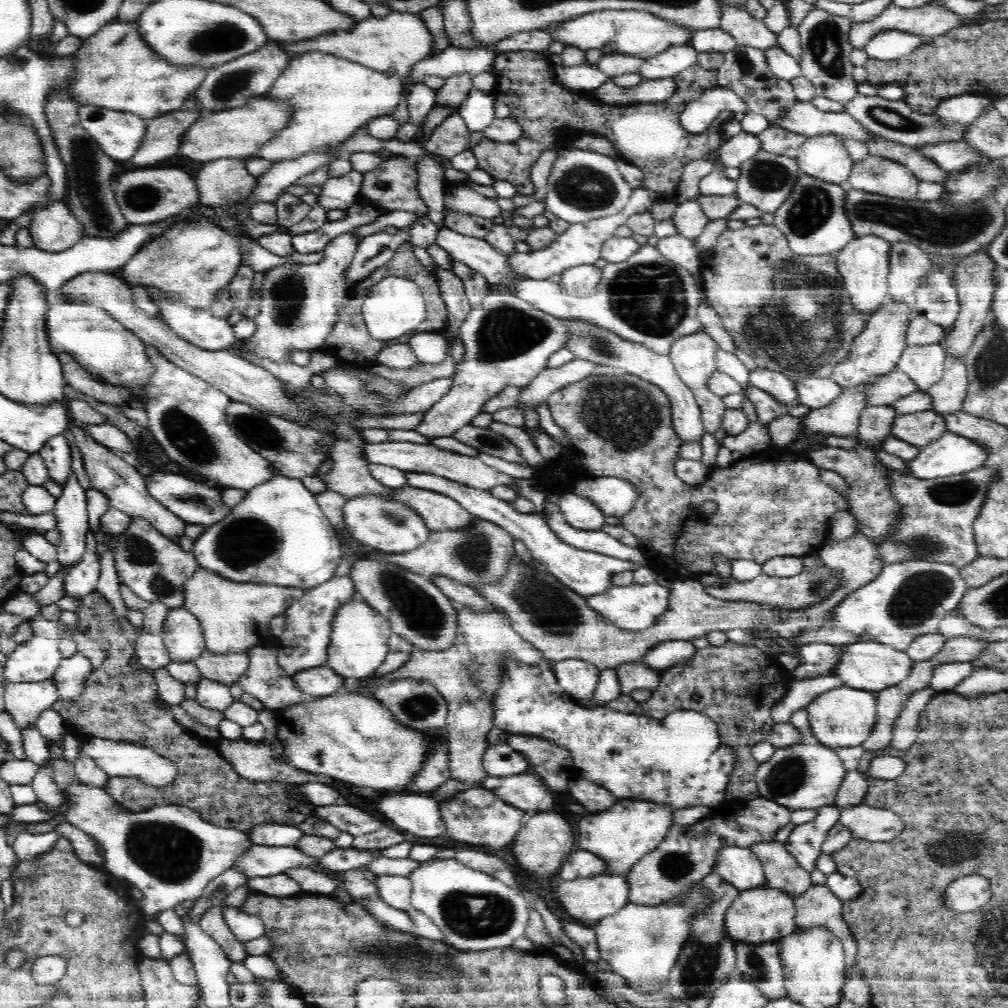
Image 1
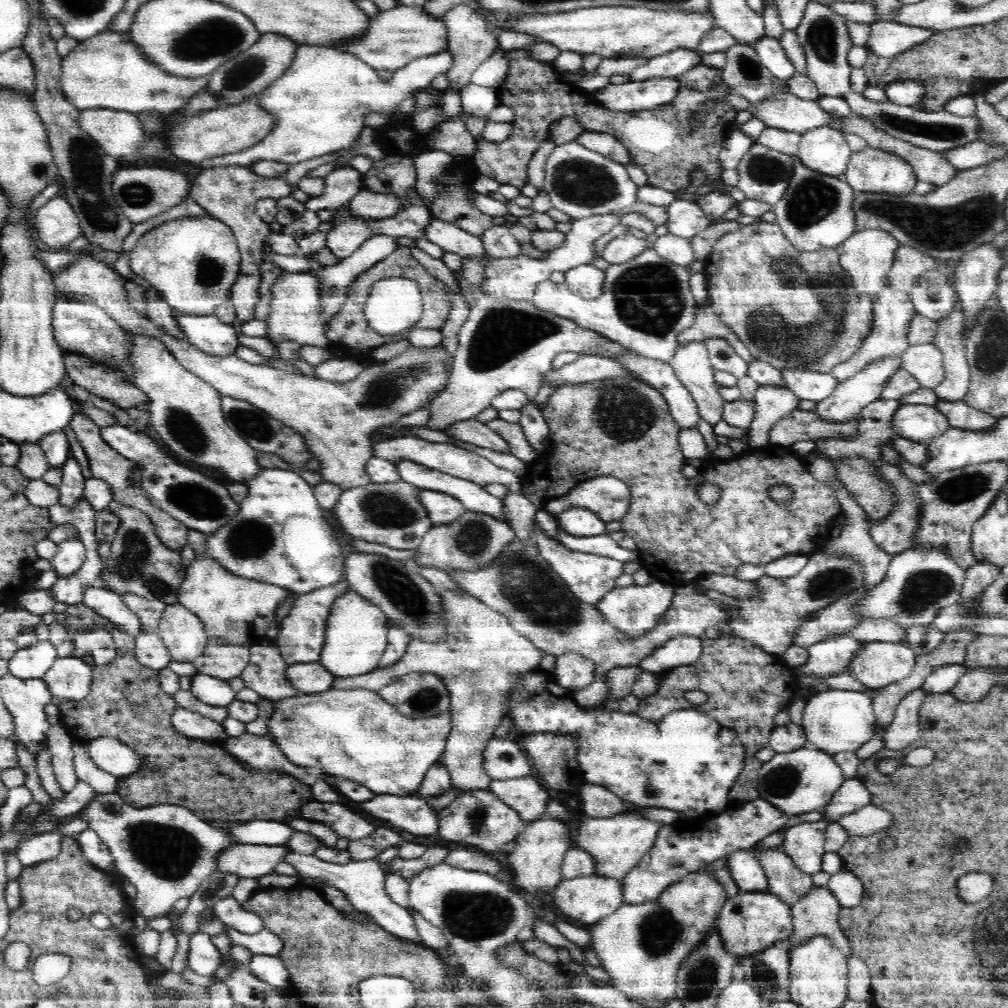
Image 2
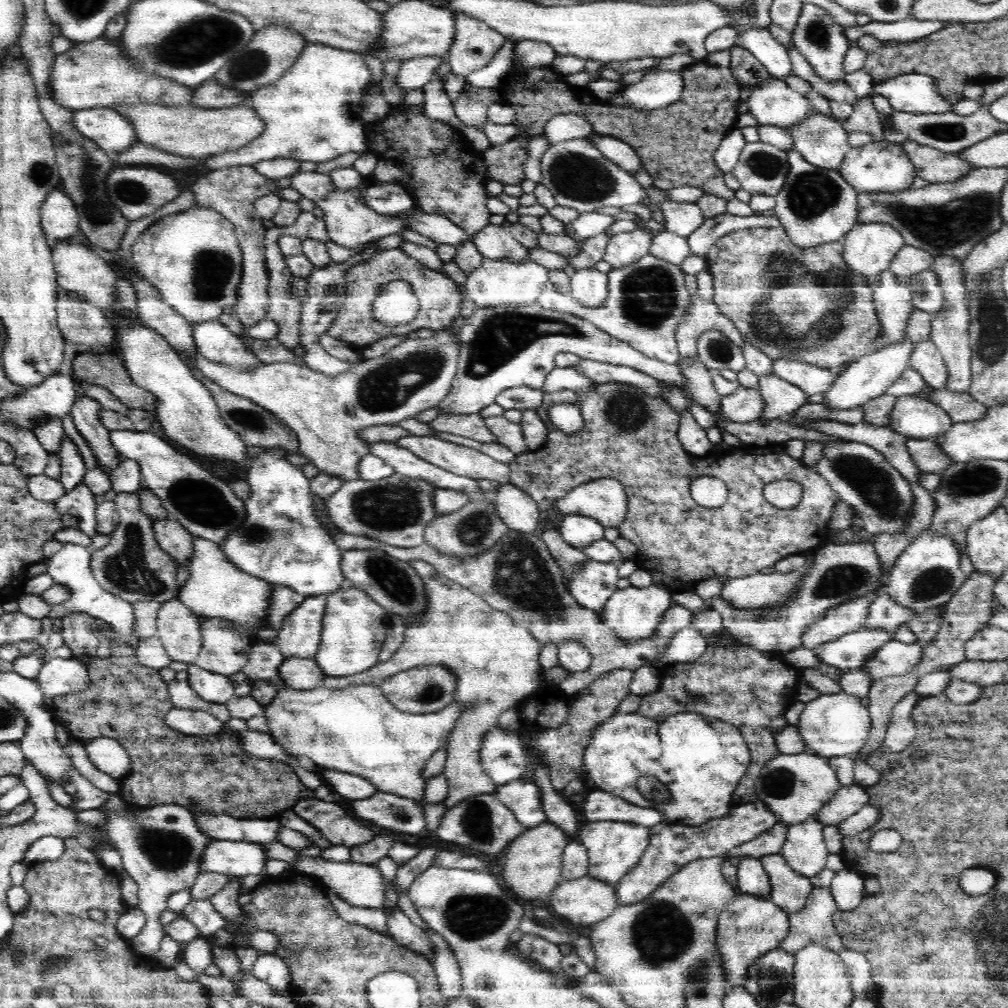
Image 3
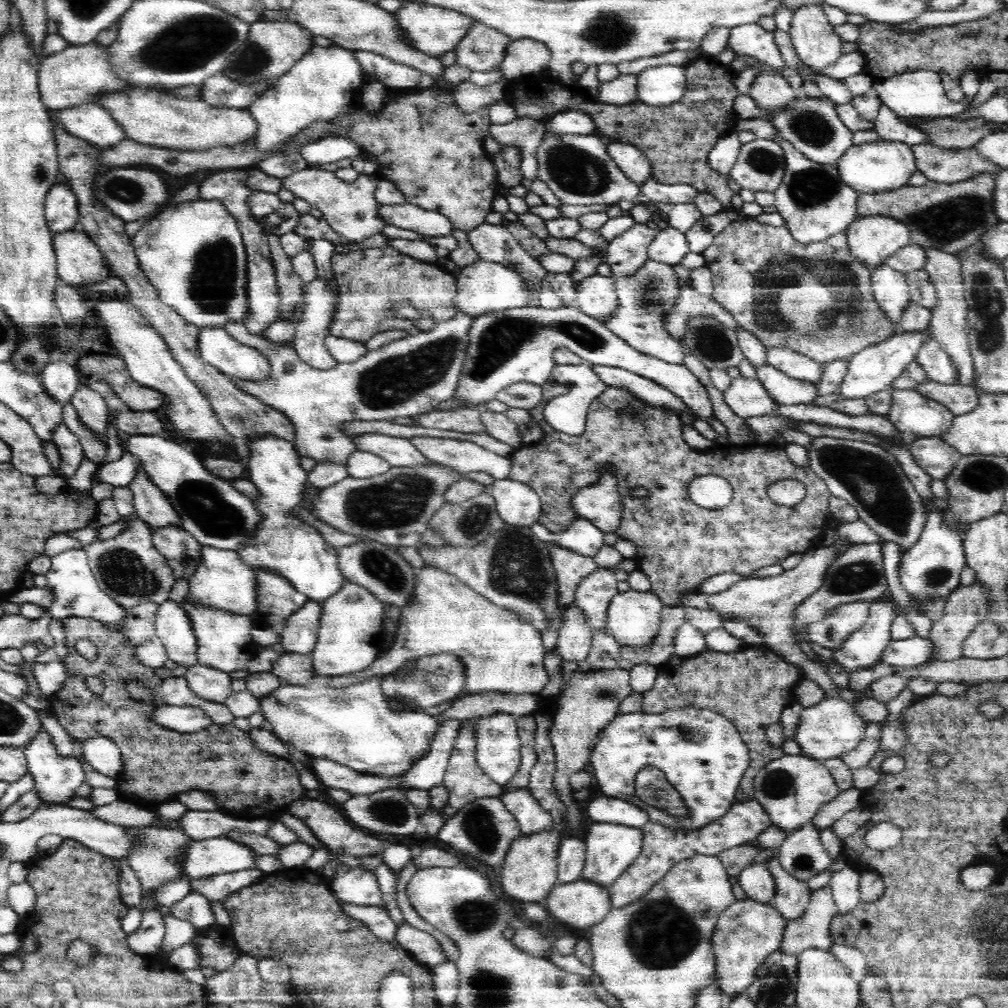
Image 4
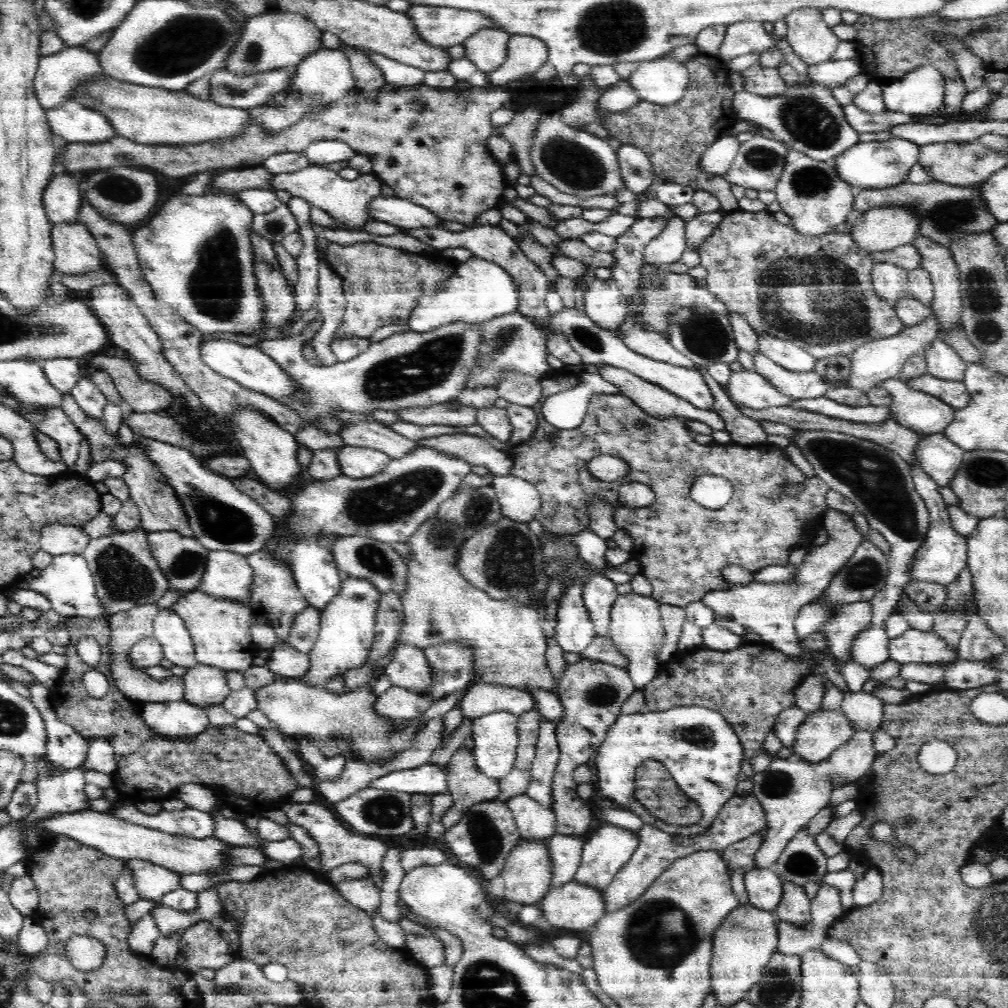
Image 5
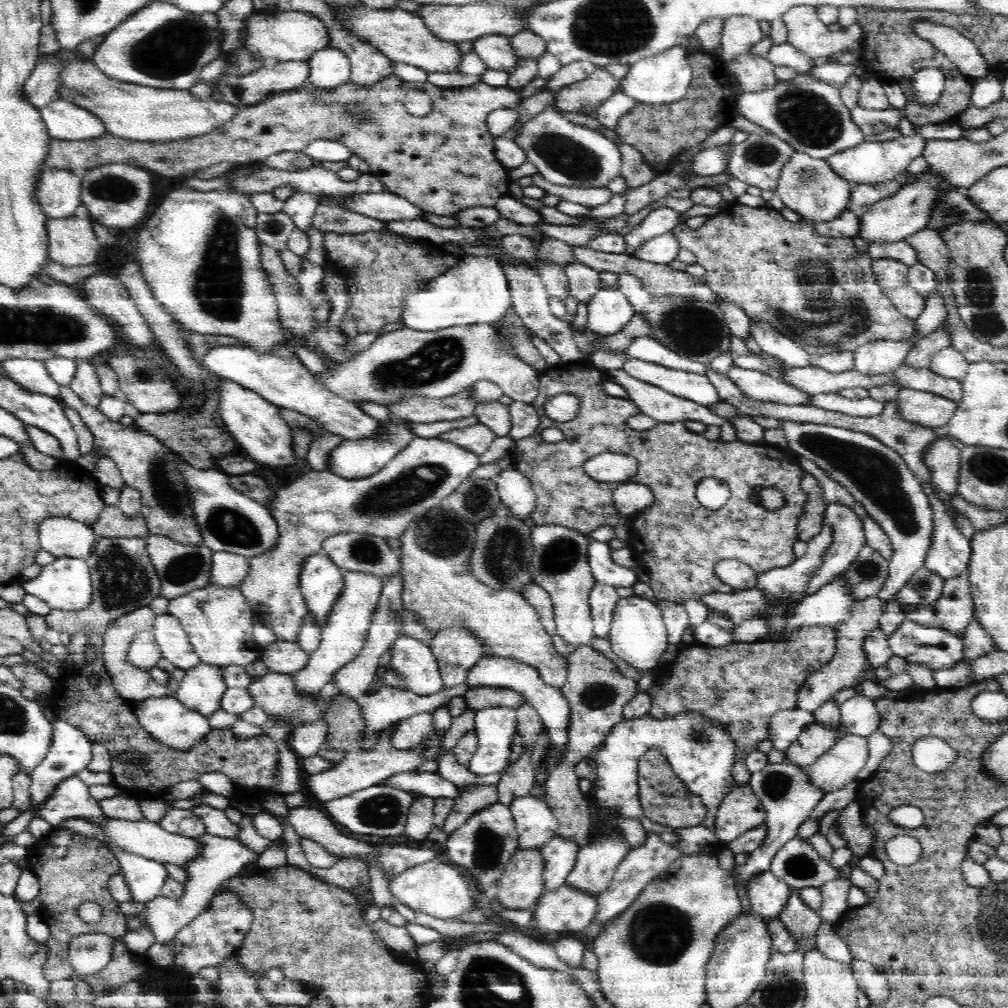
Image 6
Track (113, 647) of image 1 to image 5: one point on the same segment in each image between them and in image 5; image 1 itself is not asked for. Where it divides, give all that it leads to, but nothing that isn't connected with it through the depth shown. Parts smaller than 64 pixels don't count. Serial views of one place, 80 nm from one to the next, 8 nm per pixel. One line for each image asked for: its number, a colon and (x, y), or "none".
2: (125, 701)
3: (206, 773)
4: (160, 764)
5: (242, 768)

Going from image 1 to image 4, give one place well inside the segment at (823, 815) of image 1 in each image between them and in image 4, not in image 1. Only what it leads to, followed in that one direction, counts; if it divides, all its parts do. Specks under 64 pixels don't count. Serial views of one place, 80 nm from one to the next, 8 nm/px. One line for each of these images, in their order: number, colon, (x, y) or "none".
2: (804, 843)
3: (804, 850)
4: (802, 854)

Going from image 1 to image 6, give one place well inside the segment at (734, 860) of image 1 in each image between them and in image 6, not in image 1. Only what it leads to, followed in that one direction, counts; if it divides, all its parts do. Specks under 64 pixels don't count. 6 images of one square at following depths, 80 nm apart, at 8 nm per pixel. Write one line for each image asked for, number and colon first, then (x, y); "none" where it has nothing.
2: (747, 871)
3: (752, 878)
4: (756, 880)
5: (764, 886)
6: (768, 895)

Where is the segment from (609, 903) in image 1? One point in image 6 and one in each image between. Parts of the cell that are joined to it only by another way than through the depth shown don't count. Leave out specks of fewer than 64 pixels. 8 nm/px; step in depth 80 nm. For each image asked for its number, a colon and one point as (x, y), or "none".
2: (588, 899)
3: (585, 900)
4: (581, 903)
5: (575, 906)
6: (567, 909)

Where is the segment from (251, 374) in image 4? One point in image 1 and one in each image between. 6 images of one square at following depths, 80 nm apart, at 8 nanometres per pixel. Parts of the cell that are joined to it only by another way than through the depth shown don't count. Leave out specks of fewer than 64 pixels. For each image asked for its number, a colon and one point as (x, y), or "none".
1: (200, 327)
2: (210, 335)
3: (213, 340)

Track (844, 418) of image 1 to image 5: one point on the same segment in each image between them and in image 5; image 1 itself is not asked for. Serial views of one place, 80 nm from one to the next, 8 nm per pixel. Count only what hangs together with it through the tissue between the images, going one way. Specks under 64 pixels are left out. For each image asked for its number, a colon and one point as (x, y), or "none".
2: (849, 397)
3: (867, 376)
4: (874, 368)
5: (872, 363)

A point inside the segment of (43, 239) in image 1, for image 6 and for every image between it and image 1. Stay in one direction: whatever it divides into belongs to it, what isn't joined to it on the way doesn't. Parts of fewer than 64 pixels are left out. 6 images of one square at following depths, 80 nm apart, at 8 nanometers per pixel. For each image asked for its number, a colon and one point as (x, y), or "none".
2: (56, 225)
3: (60, 221)
4: (61, 206)
5: (63, 197)
6: (58, 191)

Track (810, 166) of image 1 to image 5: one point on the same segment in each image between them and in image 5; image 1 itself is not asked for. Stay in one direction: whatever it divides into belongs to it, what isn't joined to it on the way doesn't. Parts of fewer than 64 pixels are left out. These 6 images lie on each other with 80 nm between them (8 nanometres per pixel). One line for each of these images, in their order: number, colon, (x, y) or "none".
2: (825, 150)
3: (822, 141)
4: (812, 126)
5: (809, 119)

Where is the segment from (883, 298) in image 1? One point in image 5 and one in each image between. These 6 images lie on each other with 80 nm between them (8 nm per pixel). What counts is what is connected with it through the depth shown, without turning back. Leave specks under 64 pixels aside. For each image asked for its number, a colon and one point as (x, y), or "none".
2: (867, 256)
3: (869, 248)
4: (872, 239)
5: (882, 229)

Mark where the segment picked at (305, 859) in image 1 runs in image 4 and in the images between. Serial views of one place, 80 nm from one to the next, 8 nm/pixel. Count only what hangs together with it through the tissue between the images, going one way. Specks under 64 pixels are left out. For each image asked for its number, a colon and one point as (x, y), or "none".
2: (247, 860)
3: (228, 857)
4: (210, 856)

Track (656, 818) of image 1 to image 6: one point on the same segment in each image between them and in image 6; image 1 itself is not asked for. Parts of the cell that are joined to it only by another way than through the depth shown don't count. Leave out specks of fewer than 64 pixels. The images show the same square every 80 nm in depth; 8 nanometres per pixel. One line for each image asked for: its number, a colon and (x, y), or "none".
2: (617, 843)
3: (614, 847)
4: (610, 848)
5: (608, 848)
6: (597, 861)

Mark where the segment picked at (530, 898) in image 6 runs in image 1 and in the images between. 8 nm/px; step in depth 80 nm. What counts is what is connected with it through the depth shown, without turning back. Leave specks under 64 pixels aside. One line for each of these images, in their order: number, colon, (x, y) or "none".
1: (542, 845)
2: (536, 861)
3: (532, 869)
4: (529, 872)
5: (527, 874)

